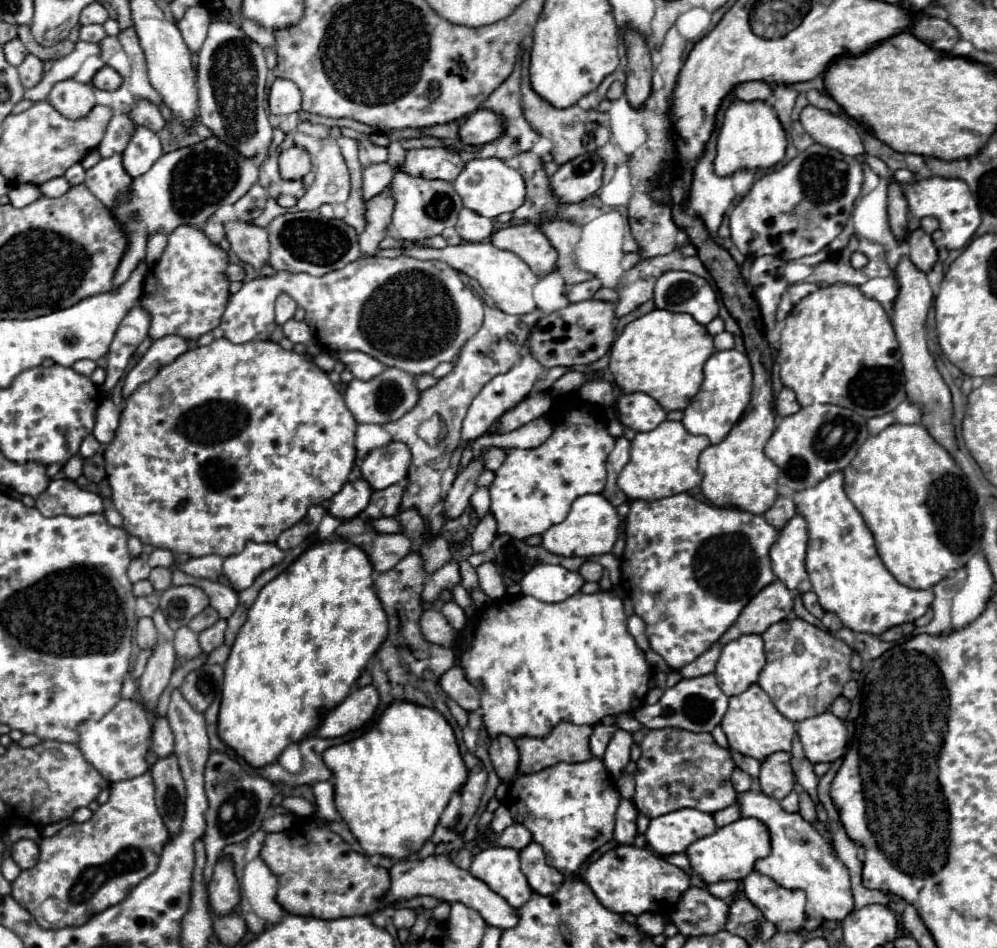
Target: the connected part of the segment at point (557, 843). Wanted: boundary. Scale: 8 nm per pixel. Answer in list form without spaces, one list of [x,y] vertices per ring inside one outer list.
[[[599,758],[581,764],[559,762],[535,774],[517,776],[507,792],[507,808],[515,822],[527,826],[533,840],[545,850],[547,864],[563,876],[573,876],[589,856],[613,840],[615,810],[619,806],[615,780]]]

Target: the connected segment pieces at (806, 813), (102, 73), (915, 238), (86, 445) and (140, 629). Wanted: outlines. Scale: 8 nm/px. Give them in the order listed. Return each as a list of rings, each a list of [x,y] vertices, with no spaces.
[[[801,792],[799,794],[799,814],[803,814],[803,818],[807,818],[809,822],[815,822],[817,816],[815,816],[815,802],[809,798],[807,792]]]
[[[103,66],[101,70],[95,72],[91,84],[93,84],[95,88],[99,88],[99,90],[117,90],[117,88],[121,86],[121,82],[123,82],[123,78],[121,78],[113,68]]]
[[[917,228],[909,236],[909,258],[911,262],[921,270],[921,272],[931,272],[933,266],[937,264],[937,248],[927,232],[923,228]]]
[[[91,434],[83,440],[79,453],[83,456],[83,458],[89,458],[93,456],[100,449],[100,447],[101,444]]]
[[[139,618],[135,640],[137,640],[137,644],[139,644],[141,650],[153,648],[157,644],[157,630],[155,630],[151,618]]]

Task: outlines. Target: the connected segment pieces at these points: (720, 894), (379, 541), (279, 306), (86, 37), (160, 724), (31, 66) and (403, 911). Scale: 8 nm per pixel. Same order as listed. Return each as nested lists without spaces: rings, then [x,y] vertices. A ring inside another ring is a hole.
[[[725,880],[725,882],[715,882],[715,884],[707,884],[705,886],[715,898],[721,898],[725,900],[727,896],[735,894],[737,892],[737,882],[735,880]]]
[[[377,534],[373,544],[363,546],[363,550],[369,554],[377,572],[387,572],[411,552],[411,546],[413,540],[405,534]]]
[[[279,294],[275,304],[275,322],[285,324],[287,320],[293,318],[295,310],[297,310],[297,302],[289,294]]]
[[[89,24],[89,26],[81,26],[79,28],[79,40],[83,42],[101,42],[105,38],[105,30],[99,24]]]
[[[159,718],[153,724],[153,752],[157,758],[167,758],[173,754],[173,734],[165,718]]]
[[[29,54],[17,70],[19,70],[19,76],[21,76],[23,86],[25,88],[31,88],[31,86],[39,84],[41,78],[43,78],[43,60],[39,60],[37,56]]]
[[[397,908],[393,914],[393,924],[395,928],[411,928],[415,924],[417,912],[411,908]]]

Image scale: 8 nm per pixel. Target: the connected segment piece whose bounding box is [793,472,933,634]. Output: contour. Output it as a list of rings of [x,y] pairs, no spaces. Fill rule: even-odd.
[[[833,472],[819,484],[805,488],[801,492],[793,494],[793,502],[797,506],[797,512],[805,516],[809,524],[809,546],[807,546],[807,572],[813,584],[813,592],[819,598],[819,604],[827,612],[835,612],[843,626],[847,626],[853,632],[869,632],[869,634],[883,634],[885,630],[905,624],[905,622],[915,622],[921,618],[927,608],[933,602],[933,590],[913,590],[903,584],[899,584],[889,570],[883,566],[875,540],[871,530],[867,528],[863,516],[859,510],[853,506],[853,502],[847,498],[843,490],[843,472]]]

